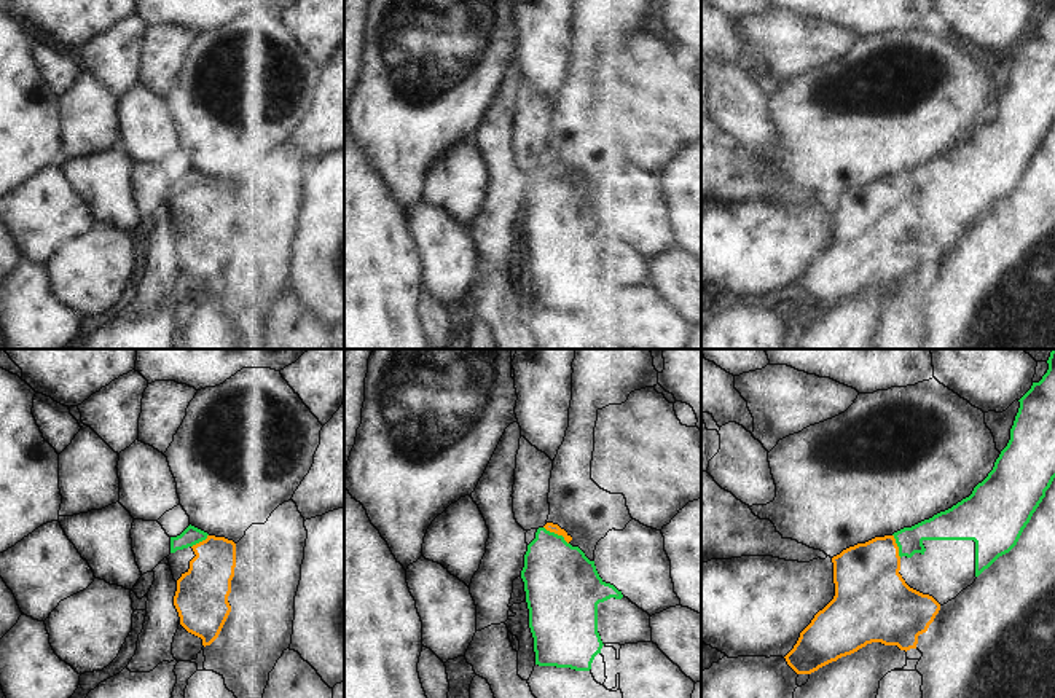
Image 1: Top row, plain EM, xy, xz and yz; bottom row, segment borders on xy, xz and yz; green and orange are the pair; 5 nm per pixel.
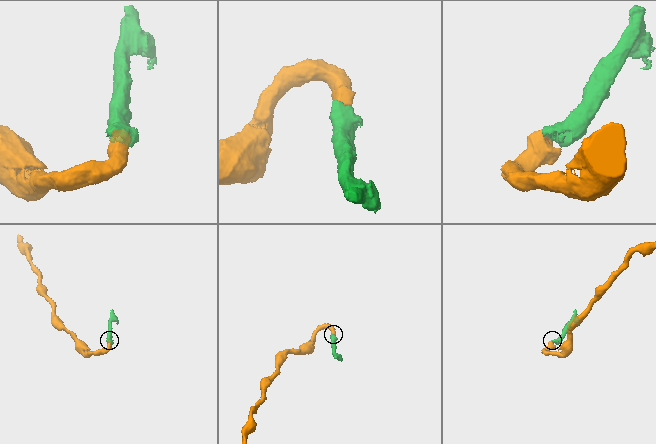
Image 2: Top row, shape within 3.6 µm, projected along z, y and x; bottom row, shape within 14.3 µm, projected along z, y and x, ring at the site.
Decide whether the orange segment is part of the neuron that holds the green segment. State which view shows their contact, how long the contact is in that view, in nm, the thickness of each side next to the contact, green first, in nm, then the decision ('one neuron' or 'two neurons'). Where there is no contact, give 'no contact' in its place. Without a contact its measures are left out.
contact in xz; length 160 nm; calibres 380 and 50 nm; one neuron

